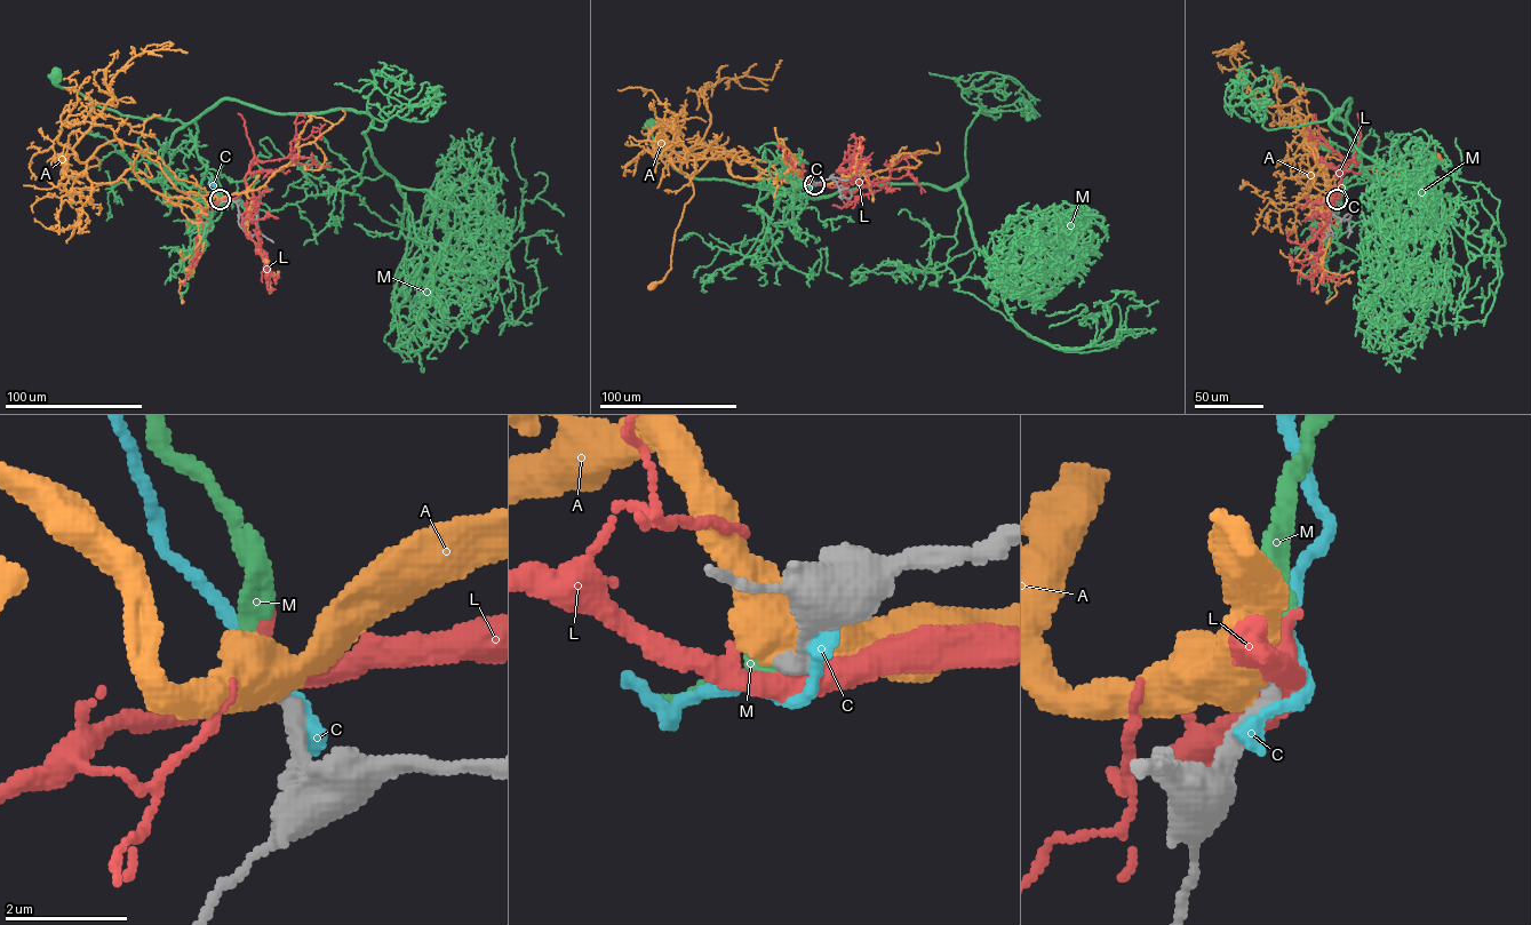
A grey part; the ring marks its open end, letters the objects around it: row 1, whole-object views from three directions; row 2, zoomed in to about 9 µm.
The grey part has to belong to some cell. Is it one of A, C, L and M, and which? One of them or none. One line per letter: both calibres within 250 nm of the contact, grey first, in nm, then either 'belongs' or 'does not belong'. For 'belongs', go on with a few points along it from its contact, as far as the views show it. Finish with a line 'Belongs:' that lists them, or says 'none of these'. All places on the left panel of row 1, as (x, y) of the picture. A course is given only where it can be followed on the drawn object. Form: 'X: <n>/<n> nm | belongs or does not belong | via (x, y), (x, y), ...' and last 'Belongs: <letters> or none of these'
A: 280/550 nm | does not belong
C: 360/320 nm | does not belong
L: 280/400 nm | does not belong
M: 280/380 nm | belongs | via (220, 199), (199, 158), (198, 126), (192, 122), (120, 116), (93, 104), (77, 90), (60, 87), (55, 76)
Belongs: M

